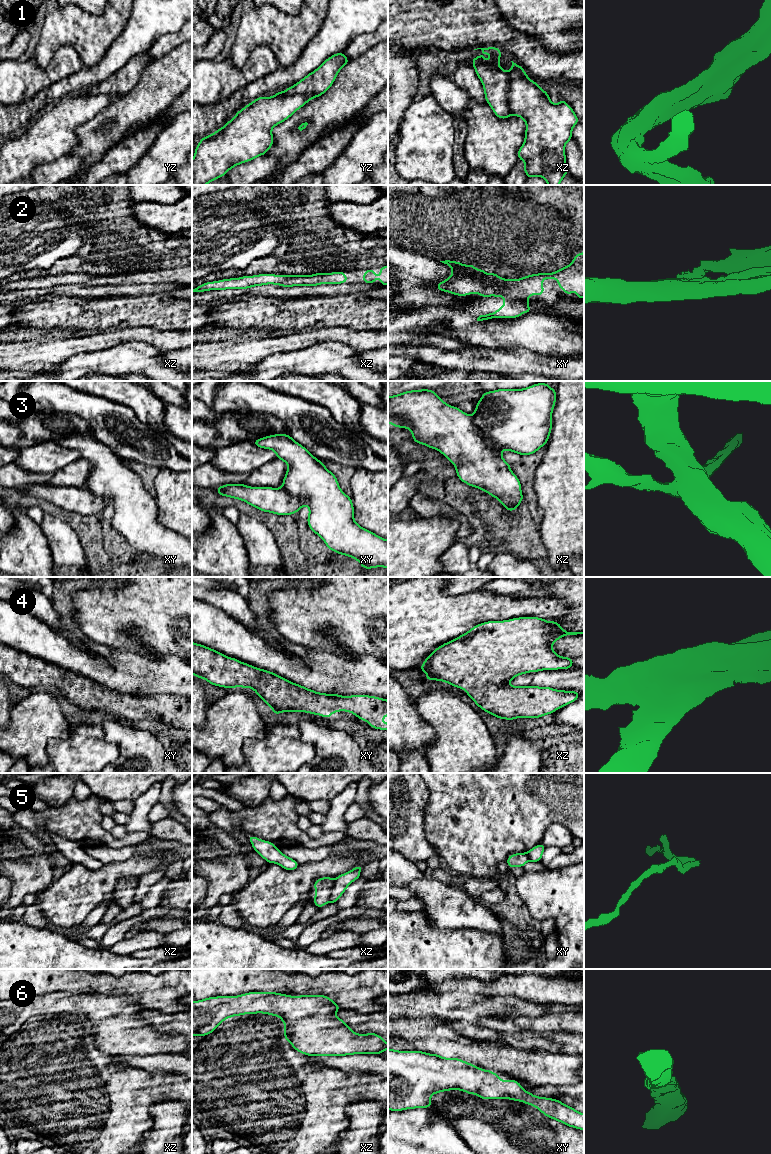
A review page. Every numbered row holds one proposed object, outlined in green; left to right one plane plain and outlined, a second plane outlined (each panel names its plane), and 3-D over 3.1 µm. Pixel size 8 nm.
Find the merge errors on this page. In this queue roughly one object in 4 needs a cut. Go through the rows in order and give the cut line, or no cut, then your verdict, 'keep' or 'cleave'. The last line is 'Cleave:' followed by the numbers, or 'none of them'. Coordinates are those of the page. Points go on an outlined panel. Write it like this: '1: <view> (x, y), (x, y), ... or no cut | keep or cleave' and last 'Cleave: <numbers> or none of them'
1: no cut | keep
2: xy (517, 282), (521, 288), (522, 311) | cleave
3: xz (471, 416), (472, 422), (483, 437), (490, 444), (502, 450) | cleave
4: no cut | keep
5: xz (334, 880), (328, 901) | cleave
6: no cut | keep
Cleave: 2, 3, 5

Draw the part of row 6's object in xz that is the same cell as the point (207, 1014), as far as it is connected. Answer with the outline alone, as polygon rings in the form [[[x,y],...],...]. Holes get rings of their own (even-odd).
[[[249,992],[238,996],[209,997],[200,1001],[192,1001],[192,1036],[207,1036],[215,1031],[220,1023],[233,1016],[263,1013],[280,1017],[282,1023],[286,1025],[283,1030],[285,1040],[287,1040],[295,1050],[308,1056],[381,1054],[388,1049],[388,1043],[378,1034],[356,1034],[342,1019],[335,1016],[335,1013],[339,1009],[341,1009],[341,1007],[325,995],[290,996],[276,992]]]

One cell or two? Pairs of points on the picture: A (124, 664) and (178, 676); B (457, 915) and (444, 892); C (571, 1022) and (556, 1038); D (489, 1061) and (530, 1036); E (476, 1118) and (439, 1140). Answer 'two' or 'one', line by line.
A: one
B: one
C: two
D: two
E: two

